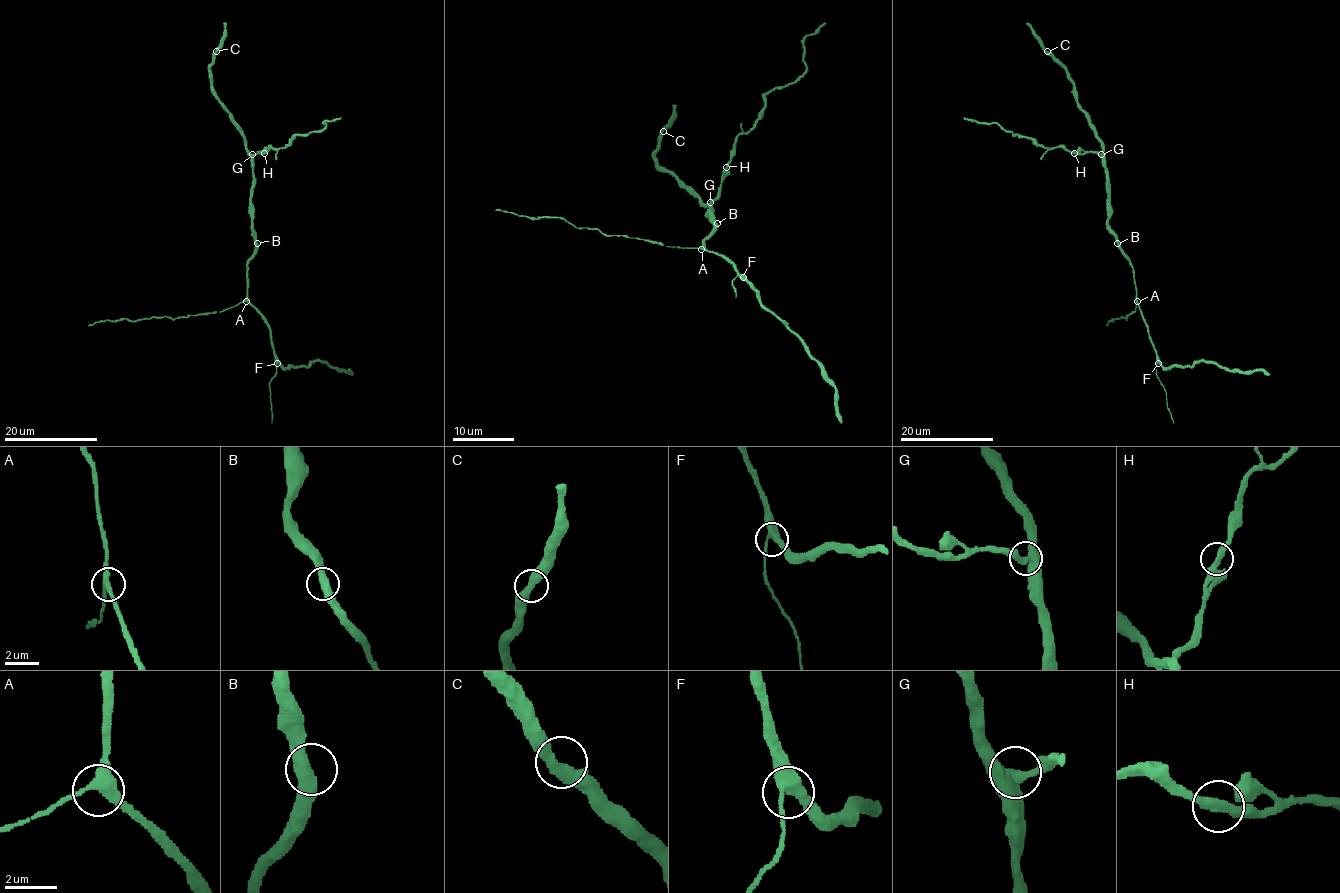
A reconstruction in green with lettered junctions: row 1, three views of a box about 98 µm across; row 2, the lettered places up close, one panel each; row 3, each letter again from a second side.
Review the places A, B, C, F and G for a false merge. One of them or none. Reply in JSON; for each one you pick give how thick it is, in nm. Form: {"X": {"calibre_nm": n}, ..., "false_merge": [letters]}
{"G": {"calibre_nm": 380}, "false_merge": ["G"]}

